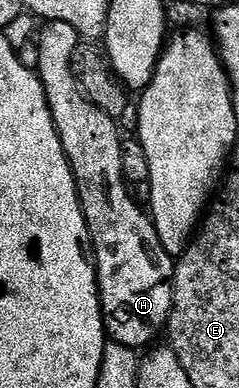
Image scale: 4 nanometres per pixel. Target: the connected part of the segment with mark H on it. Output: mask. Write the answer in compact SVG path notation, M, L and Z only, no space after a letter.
M44 22L41 25L40 39L36 42L36 63L34 63L35 69L38 71L38 77L40 83L44 86L46 92L46 100L48 101L48 107L52 113L52 119L56 125L56 131L58 136L62 140L62 148L66 152L68 157L68 163L72 169L72 175L76 181L76 191L80 197L80 203L82 204L82 212L86 216L86 224L88 225L88 236L90 239L91 249L94 251L94 261L96 263L96 283L100 286L100 310L104 314L104 329L107 337L114 342L121 342L123 346L130 346L133 348L148 348L157 341L156 337L161 337L162 331L167 327L168 317L172 311L172 277L176 271L174 265L174 258L167 254L166 248L162 248L162 240L158 240L158 232L156 231L156 225L152 222L149 211L144 210L138 203L132 199L130 186L124 181L122 170L122 148L120 147L122 141L122 134L118 127L117 119L111 118L106 112L99 110L92 101L87 97L84 91L81 90L80 83L77 81L77 73L72 68L71 56L75 48L81 42L80 33L74 28L70 28L70 24L65 22Z

